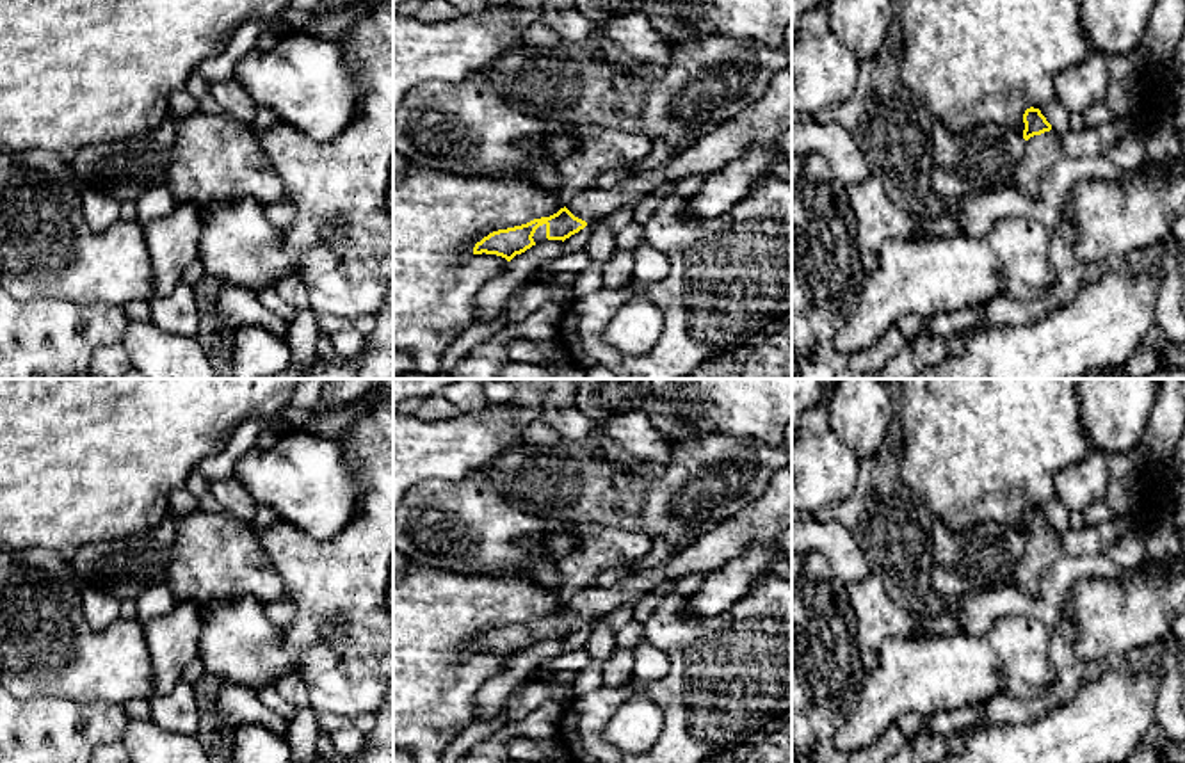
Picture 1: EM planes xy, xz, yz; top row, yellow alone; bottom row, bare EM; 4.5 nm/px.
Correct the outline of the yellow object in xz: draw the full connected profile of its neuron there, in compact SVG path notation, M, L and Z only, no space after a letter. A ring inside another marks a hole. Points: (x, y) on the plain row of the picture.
M792 464L774 471L765 491L730 519L674 551L653 569L625 574L612 587L589 585L550 615L498 628L475 642L473 653L496 653L511 660L537 640L566 639L591 621L635 605L665 580L690 573L713 573L753 544L774 544L792 526Z

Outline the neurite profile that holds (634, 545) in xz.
M488 466L457 484L411 487L393 516L393 548L409 564L459 574L523 571L553 589L564 606L578 590L594 585L603 569L646 555L653 539L637 530L520 512L498 493ZM548 534L573 535L573 550L553 558L543 548L516 544Z

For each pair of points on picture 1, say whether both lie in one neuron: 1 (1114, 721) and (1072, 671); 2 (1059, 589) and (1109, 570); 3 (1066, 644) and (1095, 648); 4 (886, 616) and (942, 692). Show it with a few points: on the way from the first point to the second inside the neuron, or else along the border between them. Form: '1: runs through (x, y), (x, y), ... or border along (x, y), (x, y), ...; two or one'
1: border along (1082, 683), (1064, 701), (1048, 710); two
2: runs through (1070, 577), (1077, 570), (1096, 570); one
3: border along (1064, 621), (1075, 628), (1075, 651), (1086, 662); two
4: border along (913, 635), (888, 639), (874, 667); two

